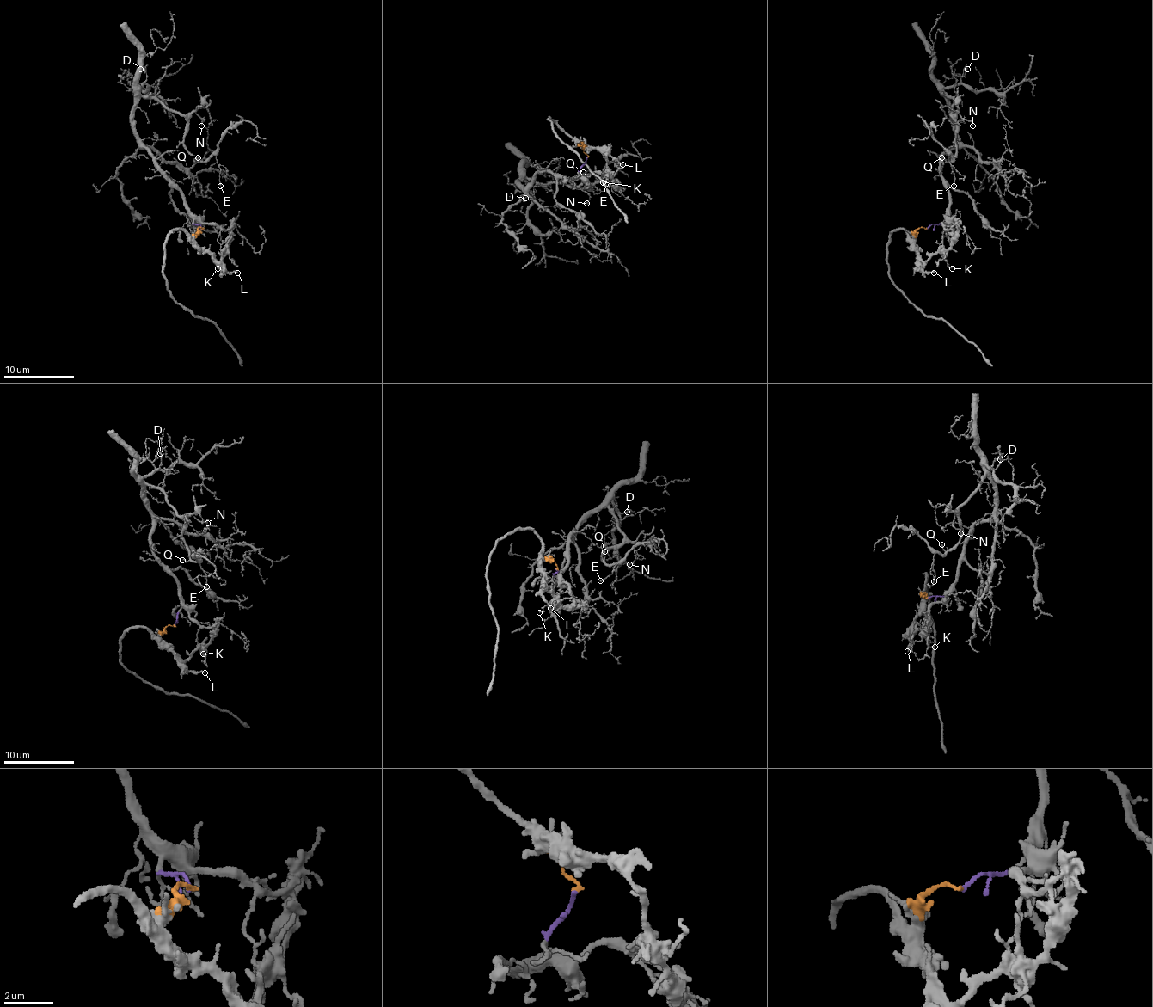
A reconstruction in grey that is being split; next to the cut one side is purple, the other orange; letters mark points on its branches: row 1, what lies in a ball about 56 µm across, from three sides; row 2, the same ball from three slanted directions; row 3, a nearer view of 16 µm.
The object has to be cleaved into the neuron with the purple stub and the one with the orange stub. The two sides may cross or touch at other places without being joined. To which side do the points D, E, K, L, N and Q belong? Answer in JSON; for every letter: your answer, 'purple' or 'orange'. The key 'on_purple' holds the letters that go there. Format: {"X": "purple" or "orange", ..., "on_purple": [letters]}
{"D": "purple", "E": "purple", "K": "orange", "L": "orange", "N": "purple", "Q": "purple", "on_purple": ["D", "E", "N", "Q"]}

